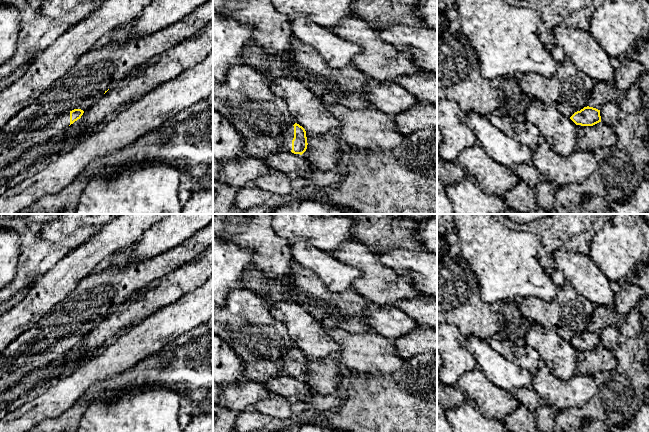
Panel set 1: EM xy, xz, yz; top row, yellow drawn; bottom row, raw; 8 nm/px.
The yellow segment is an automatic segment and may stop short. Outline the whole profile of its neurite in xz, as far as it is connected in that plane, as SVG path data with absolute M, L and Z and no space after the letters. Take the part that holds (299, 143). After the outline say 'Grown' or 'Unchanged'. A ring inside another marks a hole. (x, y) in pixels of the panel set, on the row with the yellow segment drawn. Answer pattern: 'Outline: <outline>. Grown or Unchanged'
Outline: M297 123L286 127L276 140L285 151L300 155L306 151L308 145L306 131Z. Grown

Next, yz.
Outline: M587 106L575 112L570 119L576 125L593 126L601 122L600 110Z. Unchanged

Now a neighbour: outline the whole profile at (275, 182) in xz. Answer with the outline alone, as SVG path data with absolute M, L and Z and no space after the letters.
M275 169L257 178L252 186L259 187L271 195L291 195L292 193L292 179L289 174Z

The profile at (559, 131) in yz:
M533 99L525 114L556 153L567 156L577 149L576 124L555 106Z

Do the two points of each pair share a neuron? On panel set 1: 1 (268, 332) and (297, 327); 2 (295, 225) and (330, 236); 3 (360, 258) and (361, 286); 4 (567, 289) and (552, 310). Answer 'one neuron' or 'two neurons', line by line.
1: two neurons
2: one neuron
3: one neuron
4: one neuron

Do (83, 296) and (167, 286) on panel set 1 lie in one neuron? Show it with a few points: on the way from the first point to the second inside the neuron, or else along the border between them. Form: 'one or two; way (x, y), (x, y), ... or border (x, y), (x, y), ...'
two; border (160, 277), (140, 288), (121, 303)

